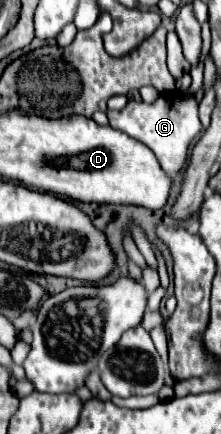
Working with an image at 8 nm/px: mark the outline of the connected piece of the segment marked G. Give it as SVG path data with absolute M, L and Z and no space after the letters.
M172 92L168 96L160 94L160 98L154 104L128 100L128 104L122 110L106 110L106 116L114 130L120 130L120 132L132 136L134 140L142 142L144 146L148 146L154 152L154 156L158 158L160 168L166 174L174 176L174 174L182 172L182 168L188 160L190 146L202 132L196 108L198 108L198 104L194 98L186 98L186 96L180 96L180 92Z

